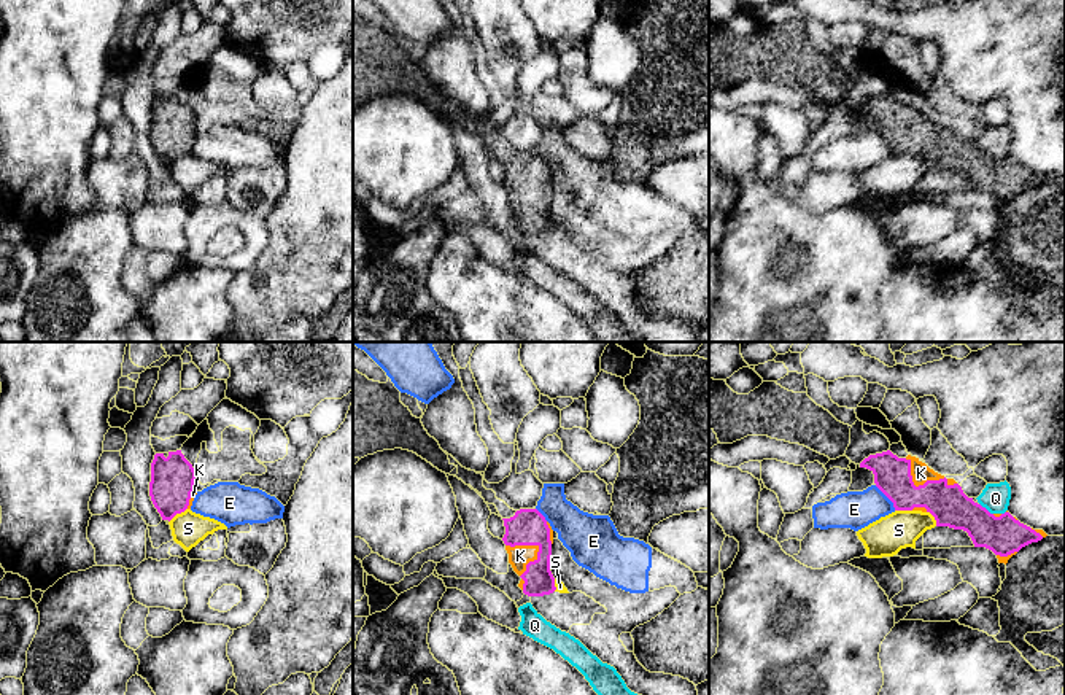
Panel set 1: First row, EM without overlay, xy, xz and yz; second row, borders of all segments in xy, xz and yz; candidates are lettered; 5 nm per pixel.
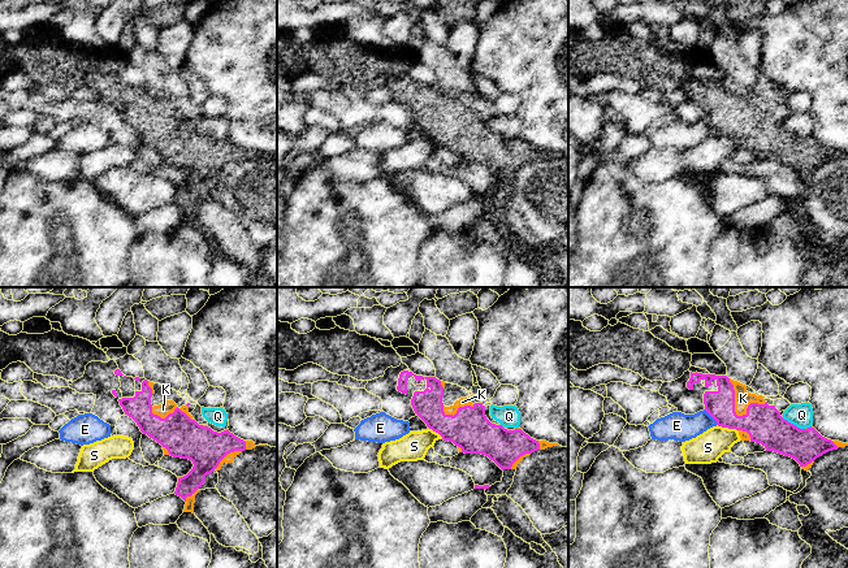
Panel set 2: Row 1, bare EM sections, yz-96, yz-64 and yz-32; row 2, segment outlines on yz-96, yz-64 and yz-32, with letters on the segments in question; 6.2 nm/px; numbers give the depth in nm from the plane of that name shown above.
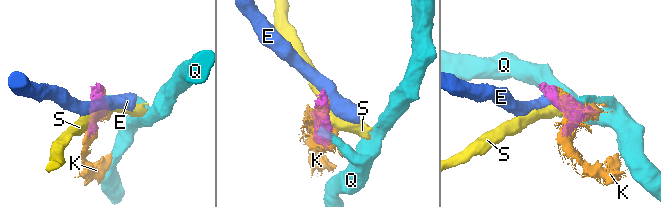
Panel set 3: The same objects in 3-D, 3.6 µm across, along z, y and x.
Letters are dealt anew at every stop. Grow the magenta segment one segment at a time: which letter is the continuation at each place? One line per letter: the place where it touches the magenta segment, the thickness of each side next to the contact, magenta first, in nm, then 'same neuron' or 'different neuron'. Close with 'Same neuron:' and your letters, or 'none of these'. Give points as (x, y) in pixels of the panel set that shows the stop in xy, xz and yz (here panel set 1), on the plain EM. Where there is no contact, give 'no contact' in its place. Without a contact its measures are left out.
E: yz (887, 140) | 190/190 nm | different neuron
K: xz (538, 198) | 190/110 nm | same neuron
Q: yz (984, 151) | 200/140 nm | different neuron
S: xy (177, 156) | 220/180 nm | different neuron
Same neuron: K

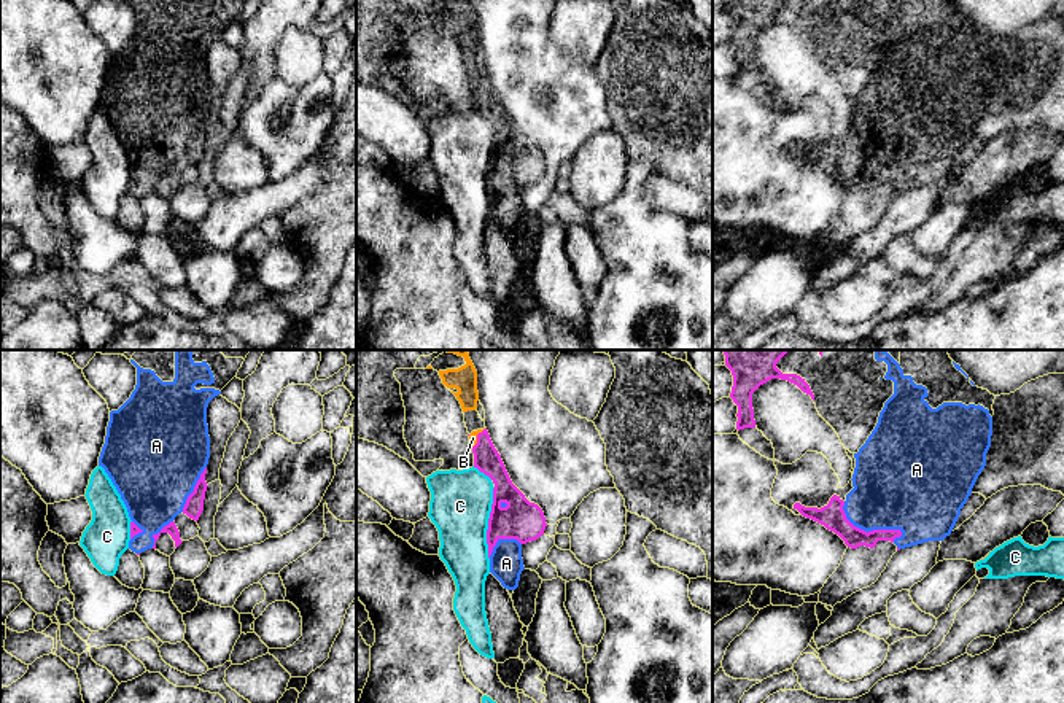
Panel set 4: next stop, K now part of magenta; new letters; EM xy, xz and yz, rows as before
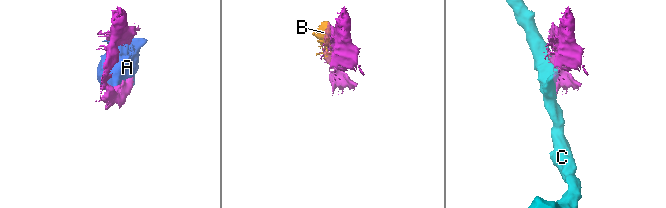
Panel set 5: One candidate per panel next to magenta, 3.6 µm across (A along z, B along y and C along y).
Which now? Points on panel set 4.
A: yz (865, 175) | 130/400 nm | same neuron
B: xz (477, 81) | 140/50 nm | same neuron
C: xz (489, 167) | 200/320 nm | different neuron
Same neuron: A, B

